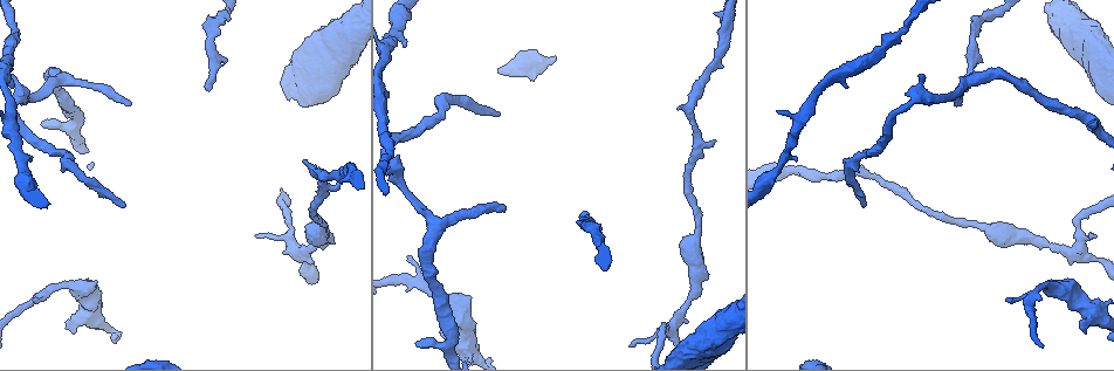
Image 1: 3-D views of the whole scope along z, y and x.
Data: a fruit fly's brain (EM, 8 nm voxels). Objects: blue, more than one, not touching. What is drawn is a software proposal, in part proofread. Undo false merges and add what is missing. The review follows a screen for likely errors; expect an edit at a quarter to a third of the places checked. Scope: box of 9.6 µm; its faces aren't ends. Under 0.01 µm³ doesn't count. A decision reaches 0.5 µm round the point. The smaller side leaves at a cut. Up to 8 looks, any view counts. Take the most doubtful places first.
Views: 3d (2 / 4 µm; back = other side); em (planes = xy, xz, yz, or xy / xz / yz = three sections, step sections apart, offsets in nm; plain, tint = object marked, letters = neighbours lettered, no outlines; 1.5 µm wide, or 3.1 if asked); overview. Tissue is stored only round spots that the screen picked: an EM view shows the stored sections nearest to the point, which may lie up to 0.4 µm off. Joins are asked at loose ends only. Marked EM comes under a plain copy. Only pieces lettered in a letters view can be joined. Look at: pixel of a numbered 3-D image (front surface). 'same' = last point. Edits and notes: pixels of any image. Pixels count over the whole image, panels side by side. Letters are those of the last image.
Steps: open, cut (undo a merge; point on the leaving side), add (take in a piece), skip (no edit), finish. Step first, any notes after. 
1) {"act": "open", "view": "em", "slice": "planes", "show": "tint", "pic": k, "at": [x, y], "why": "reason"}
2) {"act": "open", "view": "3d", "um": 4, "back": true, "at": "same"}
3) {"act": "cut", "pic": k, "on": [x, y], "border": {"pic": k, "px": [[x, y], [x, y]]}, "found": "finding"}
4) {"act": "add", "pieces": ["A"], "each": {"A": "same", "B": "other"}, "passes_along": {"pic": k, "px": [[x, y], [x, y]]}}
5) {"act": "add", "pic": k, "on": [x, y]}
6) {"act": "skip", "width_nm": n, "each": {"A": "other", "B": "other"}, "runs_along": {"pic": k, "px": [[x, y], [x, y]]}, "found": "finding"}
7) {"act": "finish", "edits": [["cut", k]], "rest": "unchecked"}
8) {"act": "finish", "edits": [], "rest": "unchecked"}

{"act": "open", "view": "3d", "um": 2, "pic": 1, "at": [581, 215], "why": "long arm stops here"}

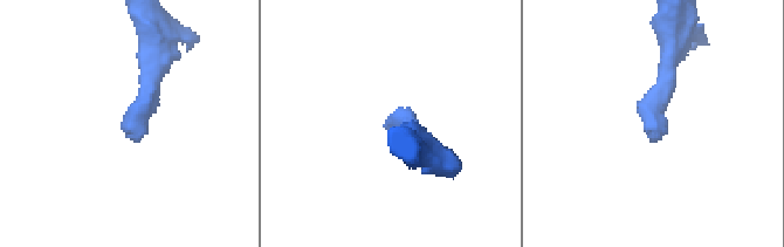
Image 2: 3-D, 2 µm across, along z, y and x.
{"act": "open", "view": "em", "slice": "yz", "step": 8, "show": "letters", "pic": 2, "at": [135, 138], "why": "now the EM"}

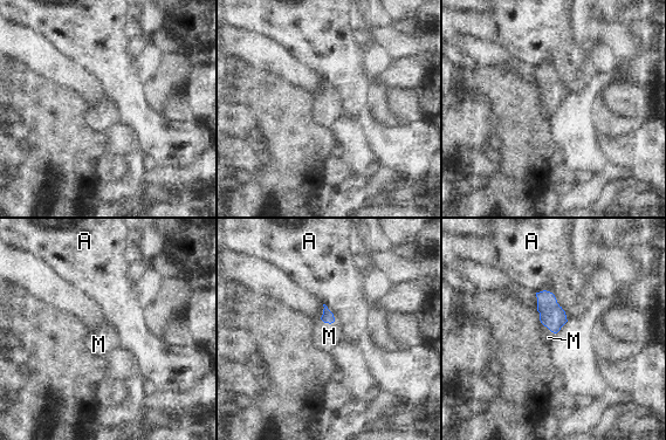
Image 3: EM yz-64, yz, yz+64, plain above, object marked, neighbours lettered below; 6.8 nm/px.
{"act": "open", "view": "em", "slice": "planes", "show": "letters", "at": "same", "why": "cut it another way"}

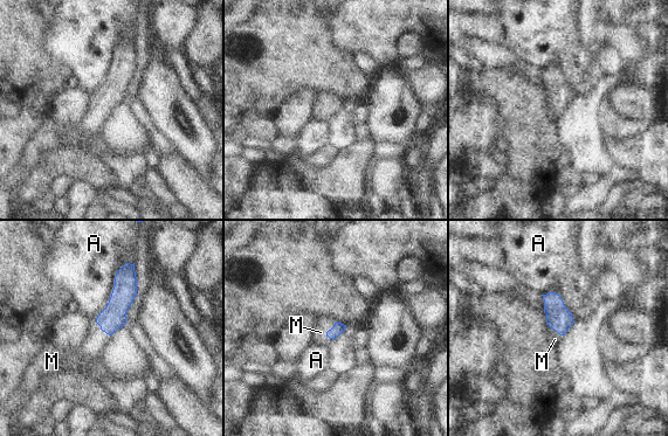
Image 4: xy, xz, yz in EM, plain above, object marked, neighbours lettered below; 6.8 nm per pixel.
{"act": "add", "pieces": ["M"], "each": {"A": "other", "M": "same"}, "passes_along": {"pic": 4, "px": [[338, 329], [328, 331], [321, 338]]}, "found": "the neuron continues"}

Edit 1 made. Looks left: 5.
{"act": "open", "view": "overview", "why": "redraw"}

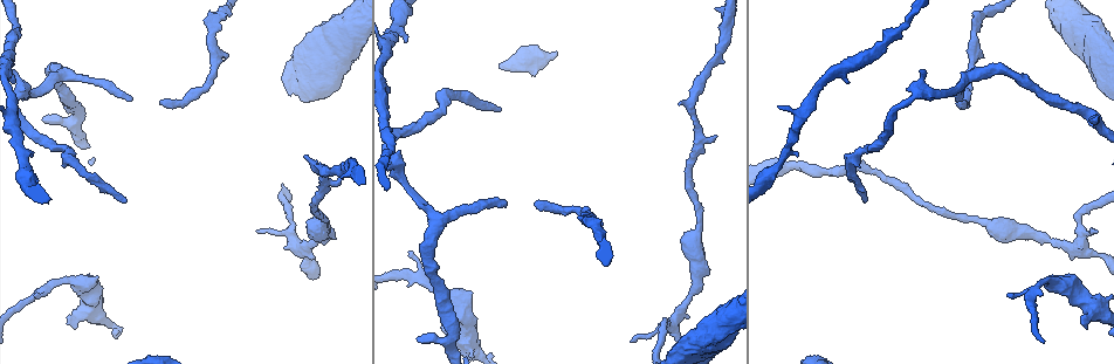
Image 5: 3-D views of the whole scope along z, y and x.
{"act": "open", "view": "3d", "um": 2, "back": true, "pic": 5, "at": [406, 39], "why": "free end"}

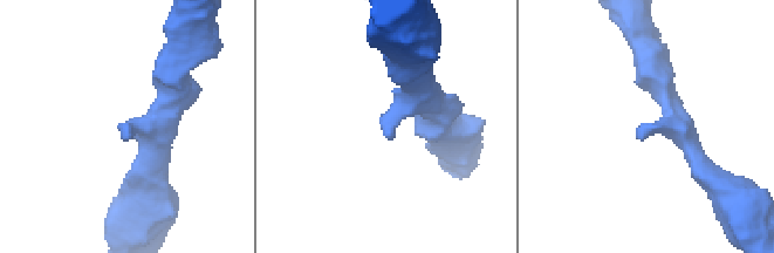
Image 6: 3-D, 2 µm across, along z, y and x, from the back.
{"act": "open", "view": "em", "slice": "xy", "step": 4, "show": "tint", "pic": 6, "at": [643, 137]}

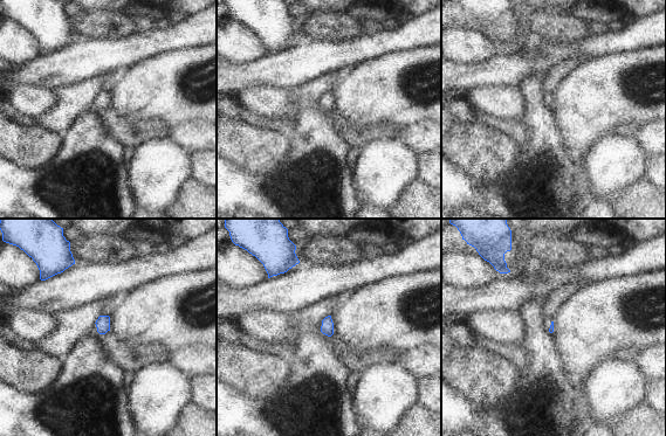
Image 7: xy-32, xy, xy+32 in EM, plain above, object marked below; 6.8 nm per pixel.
{"act": "open", "view": "em", "slice": "planes", "show": "letters", "at": "same", "why": "cut it another way"}

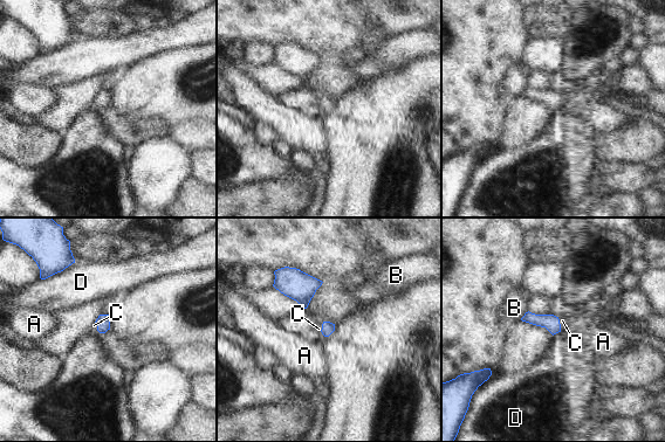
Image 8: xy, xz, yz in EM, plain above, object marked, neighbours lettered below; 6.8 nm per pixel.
{"act": "add", "pieces": ["C"], "each": {"A": "other", "B": "other", "C": "same", "D": "other"}, "passes_along": {"pic": 8, "px": [[328, 327], [322, 329], [320, 338]]}, "found": "it goes on there"}

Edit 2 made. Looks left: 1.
{"act": "finish", "edits": [["add", 4], ["add", 8]], "rest": "unchecked"}

